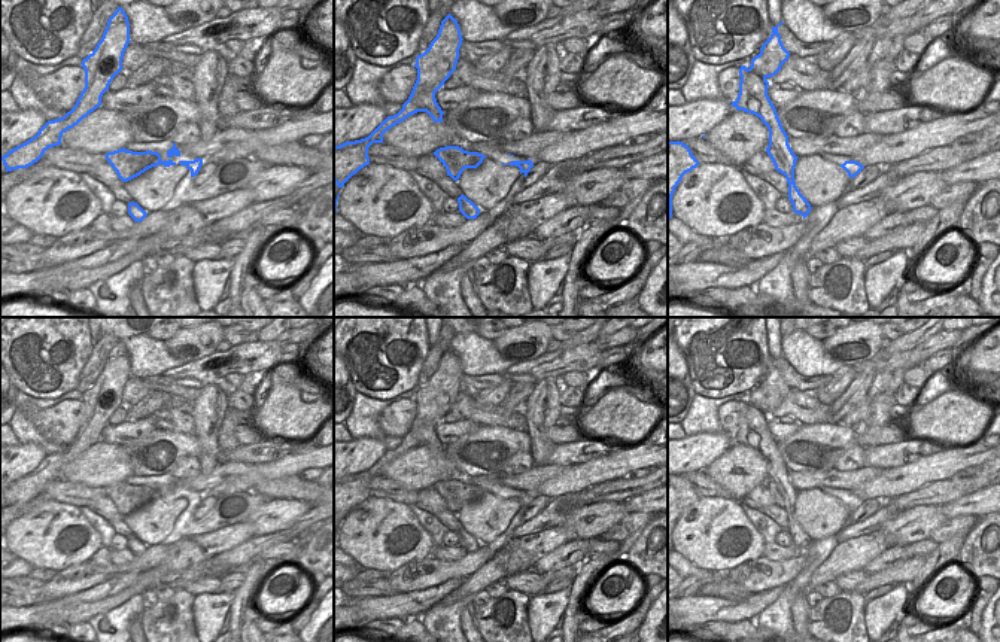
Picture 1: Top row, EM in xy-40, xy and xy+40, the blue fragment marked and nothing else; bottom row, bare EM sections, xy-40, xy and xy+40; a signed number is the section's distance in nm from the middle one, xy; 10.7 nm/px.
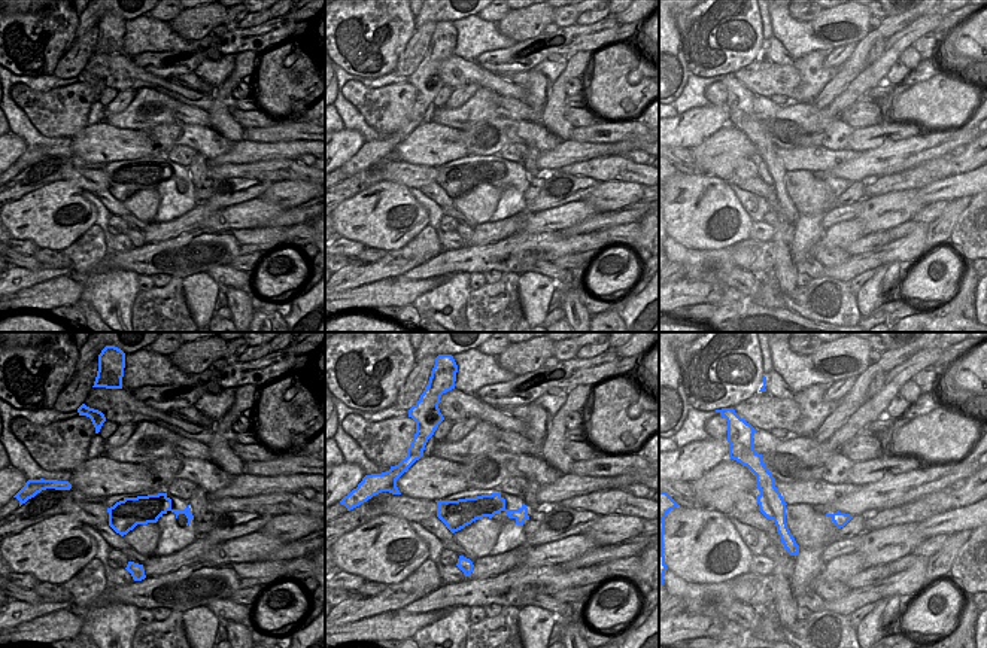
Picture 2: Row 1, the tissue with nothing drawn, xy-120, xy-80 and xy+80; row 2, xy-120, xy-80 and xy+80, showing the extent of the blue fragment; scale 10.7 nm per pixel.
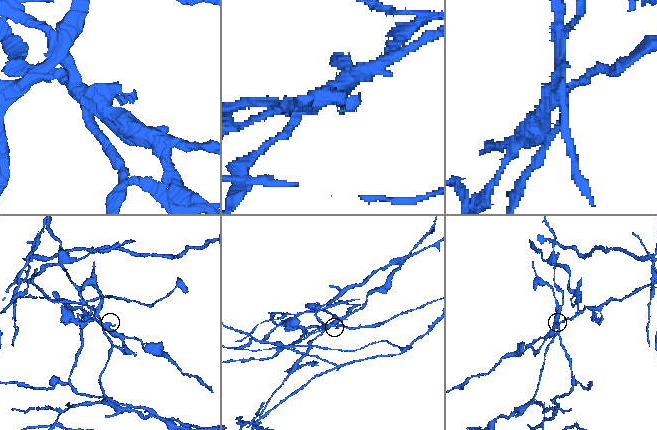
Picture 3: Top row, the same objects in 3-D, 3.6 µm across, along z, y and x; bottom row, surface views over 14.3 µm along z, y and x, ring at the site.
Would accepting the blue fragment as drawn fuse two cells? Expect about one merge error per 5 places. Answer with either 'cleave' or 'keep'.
cleave

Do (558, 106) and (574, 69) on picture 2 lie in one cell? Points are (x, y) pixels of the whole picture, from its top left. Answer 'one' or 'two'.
one

